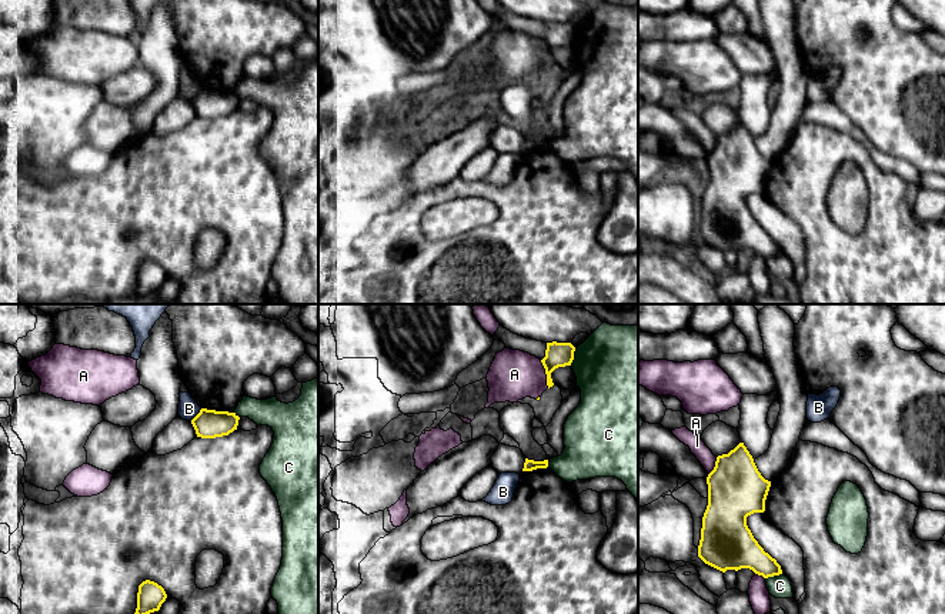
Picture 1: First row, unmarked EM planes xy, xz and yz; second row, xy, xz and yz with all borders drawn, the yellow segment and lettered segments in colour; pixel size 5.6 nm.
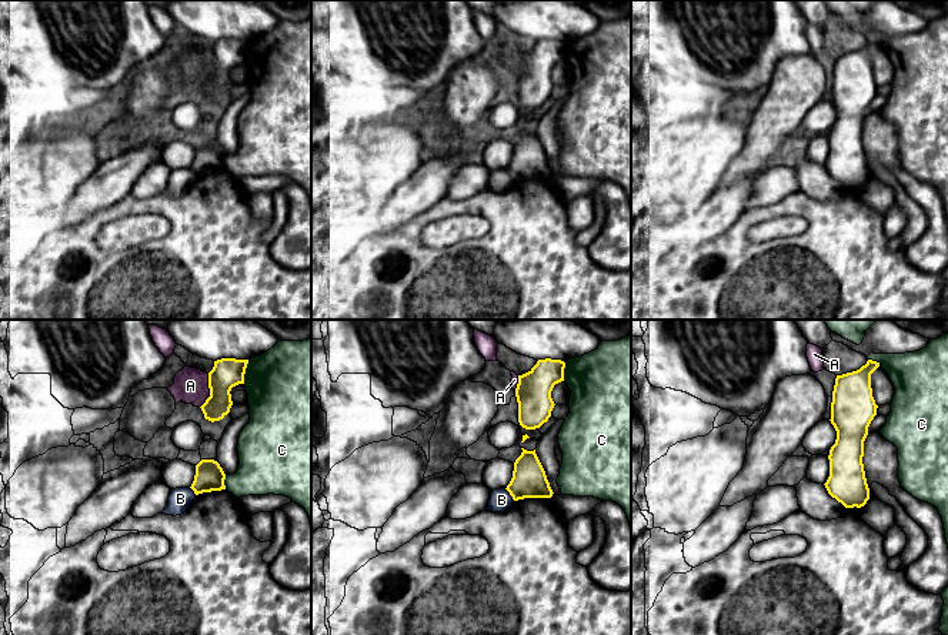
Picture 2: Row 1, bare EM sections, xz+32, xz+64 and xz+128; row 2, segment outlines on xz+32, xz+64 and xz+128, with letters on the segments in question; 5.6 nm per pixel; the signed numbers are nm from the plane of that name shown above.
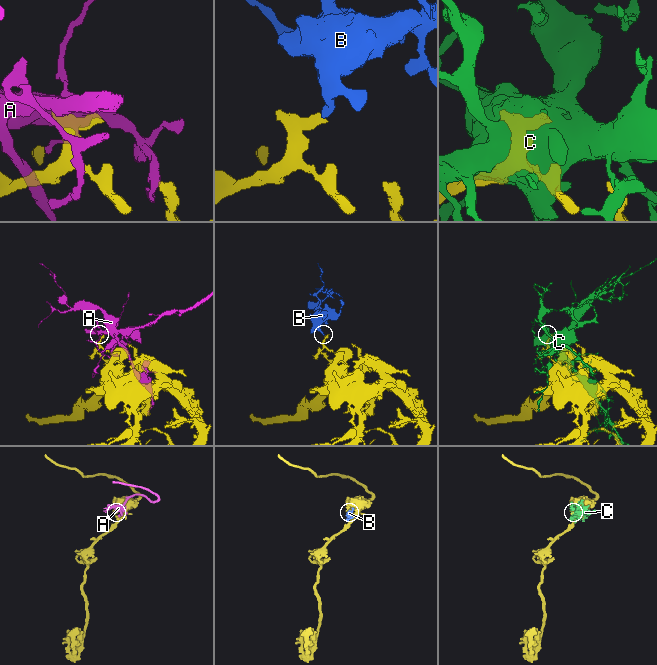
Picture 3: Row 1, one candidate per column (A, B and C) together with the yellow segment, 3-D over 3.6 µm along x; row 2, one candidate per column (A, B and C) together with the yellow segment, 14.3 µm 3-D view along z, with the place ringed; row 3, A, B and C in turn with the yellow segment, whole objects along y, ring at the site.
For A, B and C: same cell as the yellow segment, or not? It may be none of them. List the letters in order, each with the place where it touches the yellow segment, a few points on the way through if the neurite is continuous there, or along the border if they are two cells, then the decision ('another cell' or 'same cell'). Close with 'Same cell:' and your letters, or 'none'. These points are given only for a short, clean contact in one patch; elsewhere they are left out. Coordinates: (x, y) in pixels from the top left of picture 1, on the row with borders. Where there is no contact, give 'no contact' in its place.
A: xz (546, 373) | another cell
B: xy (197, 414) | along xy (201, 409), (190, 420) | another cell
C: xz (573, 357) | another cell
Same cell: none

